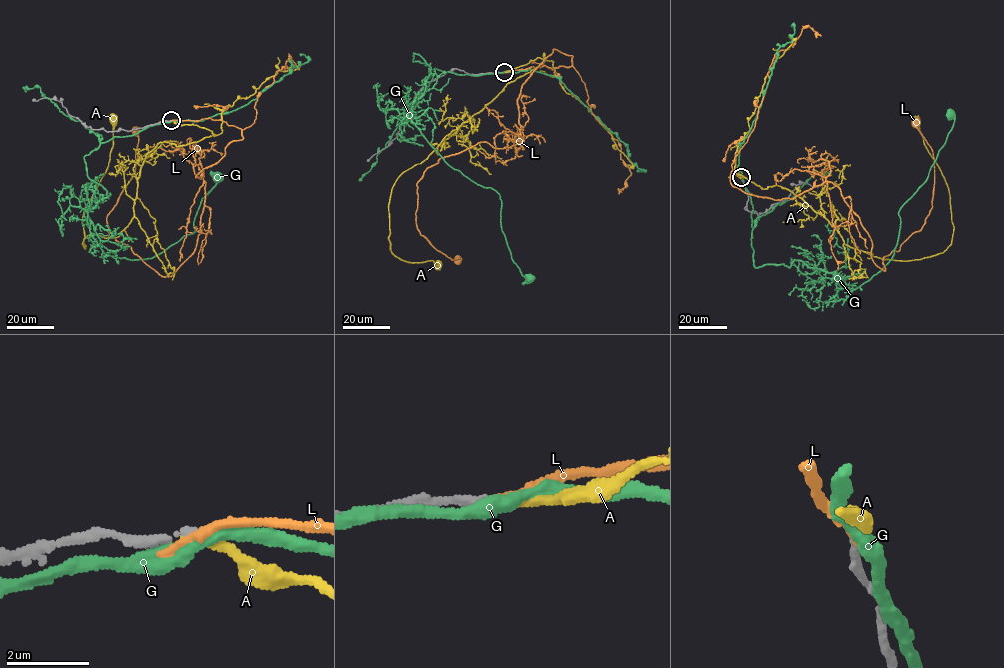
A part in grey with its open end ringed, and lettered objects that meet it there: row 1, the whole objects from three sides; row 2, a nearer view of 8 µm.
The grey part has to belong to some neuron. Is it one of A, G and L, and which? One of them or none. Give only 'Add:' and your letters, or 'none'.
Add: none

